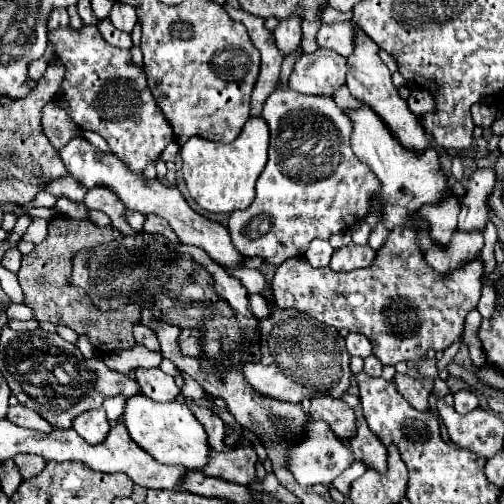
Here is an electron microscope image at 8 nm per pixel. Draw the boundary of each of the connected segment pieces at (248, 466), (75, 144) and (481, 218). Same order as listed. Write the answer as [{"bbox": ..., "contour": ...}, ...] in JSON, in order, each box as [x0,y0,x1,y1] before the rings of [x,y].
[{"bbox":[204,446,256,486],"contour":[[[238,446],[228,452],[216,452],[210,456],[210,464],[204,468],[208,476],[250,486],[256,480],[256,450],[252,446]]]},{"bbox":[60,136,246,268],"contour":[[[76,136],[72,138],[60,152],[60,158],[68,170],[68,174],[72,178],[76,178],[78,182],[82,182],[86,188],[94,188],[94,186],[106,186],[108,190],[112,190],[114,194],[118,194],[118,198],[130,208],[130,210],[138,210],[142,214],[158,214],[164,220],[168,220],[168,224],[172,226],[172,230],[176,232],[176,236],[180,238],[182,244],[194,244],[204,248],[220,266],[226,268],[242,268],[246,256],[240,254],[232,240],[228,230],[218,224],[212,222],[204,216],[200,216],[198,212],[194,212],[188,202],[182,198],[180,190],[176,186],[164,186],[160,180],[148,180],[144,178],[142,172],[134,174],[134,170],[126,170],[126,164],[112,152],[100,152],[98,148],[94,148],[86,138]]]},{"bbox":[458,168,494,232],"contour":[[[482,168],[472,174],[468,180],[468,192],[462,198],[462,212],[458,220],[458,228],[466,232],[484,232],[488,222],[488,194],[494,188],[494,170]]]}]

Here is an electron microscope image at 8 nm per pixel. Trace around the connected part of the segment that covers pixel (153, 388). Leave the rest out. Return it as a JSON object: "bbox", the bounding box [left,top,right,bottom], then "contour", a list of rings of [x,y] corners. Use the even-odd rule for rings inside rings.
{"bbox":[136,368,180,402],"contour":[[[136,368],[136,382],[140,386],[140,392],[154,402],[170,402],[180,396],[180,388],[174,384],[174,378],[164,374],[160,368]]]}

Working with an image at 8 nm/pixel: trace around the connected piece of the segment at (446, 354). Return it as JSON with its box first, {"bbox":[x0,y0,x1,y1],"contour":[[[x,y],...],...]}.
{"bbox":[436,336,463,371],"contour":[[[460,336],[449,348],[443,352],[443,356],[437,361],[436,367],[438,371],[442,370],[447,366],[449,362],[453,360],[455,355],[458,353],[461,343],[463,342],[463,337]]]}

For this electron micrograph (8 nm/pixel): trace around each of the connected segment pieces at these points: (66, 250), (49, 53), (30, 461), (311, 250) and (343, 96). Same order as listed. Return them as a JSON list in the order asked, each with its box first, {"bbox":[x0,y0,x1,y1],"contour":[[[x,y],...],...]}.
[{"bbox":[16,216,142,354],"contour":[[[54,216],[48,220],[48,236],[44,242],[40,242],[34,252],[22,256],[22,266],[16,274],[22,290],[24,290],[24,304],[34,310],[34,318],[40,322],[52,322],[52,324],[64,324],[72,328],[76,334],[88,336],[92,346],[98,350],[98,354],[112,354],[126,348],[132,348],[134,336],[132,328],[136,322],[140,322],[142,308],[134,304],[134,322],[132,318],[126,318],[126,308],[114,310],[114,312],[100,312],[88,298],[88,294],[72,286],[68,282],[72,272],[72,256],[80,248],[92,248],[98,244],[106,244],[110,240],[118,240],[122,234],[114,230],[114,226],[100,228],[92,224],[90,220],[72,220],[68,216]]]},{"bbox":[28,44,54,78],"contour":[[[52,44],[46,48],[46,54],[42,56],[42,58],[38,58],[38,60],[34,60],[32,64],[30,64],[30,68],[28,68],[28,74],[30,74],[30,78],[42,78],[44,76],[44,72],[46,72],[46,66],[48,66],[48,62],[54,58],[54,50],[52,50]]]},{"bbox":[14,454,46,480],"contour":[[[28,454],[28,456],[18,456],[18,458],[14,458],[14,464],[16,464],[22,480],[28,480],[28,478],[38,476],[38,474],[44,470],[46,458],[38,458],[38,456],[30,456],[30,454]]]},{"bbox":[304,240,334,268],"contour":[[[314,240],[314,242],[308,246],[304,258],[306,258],[312,266],[322,268],[322,266],[328,266],[332,252],[334,252],[334,248],[330,246],[330,242],[326,242],[326,240]]]},{"bbox":[332,86,362,110],"contour":[[[342,86],[334,96],[332,96],[334,100],[336,100],[336,104],[338,104],[338,108],[342,108],[342,110],[354,110],[354,108],[358,108],[358,106],[362,106],[356,98],[352,98],[350,96],[350,92],[347,86]]]}]

